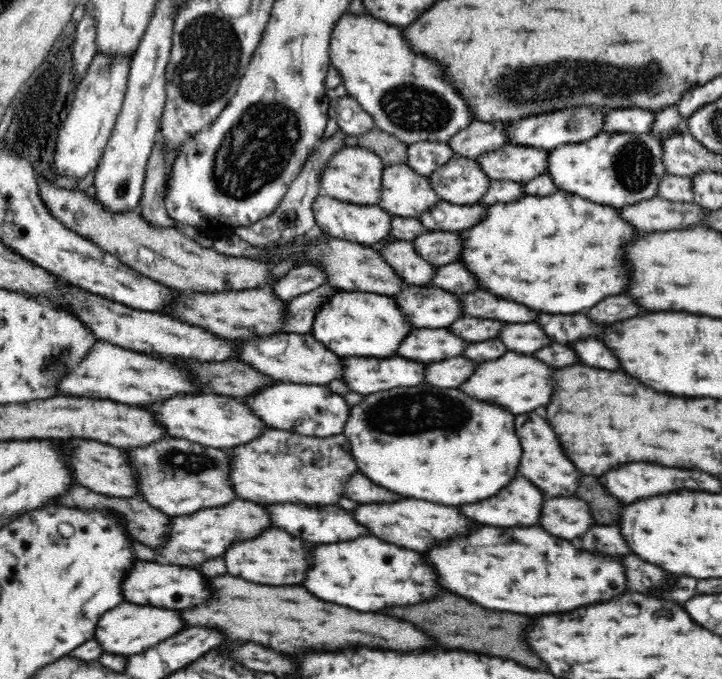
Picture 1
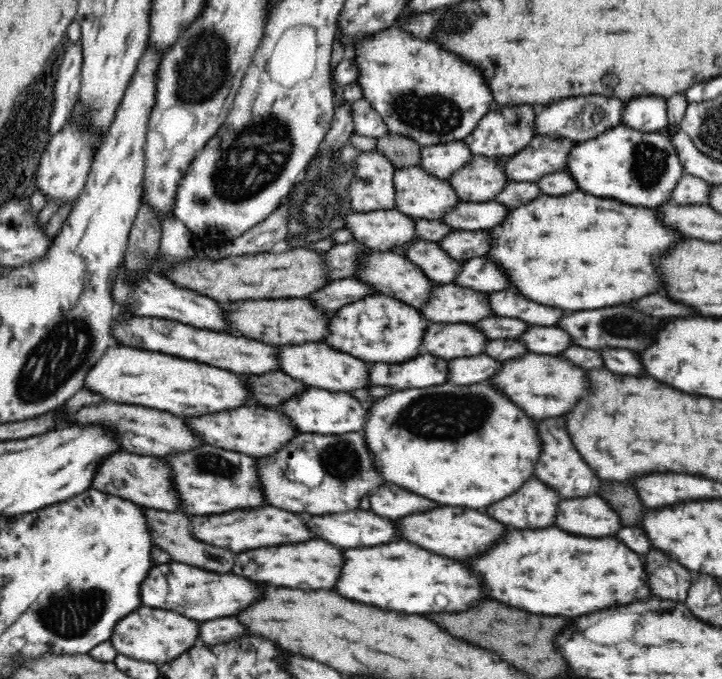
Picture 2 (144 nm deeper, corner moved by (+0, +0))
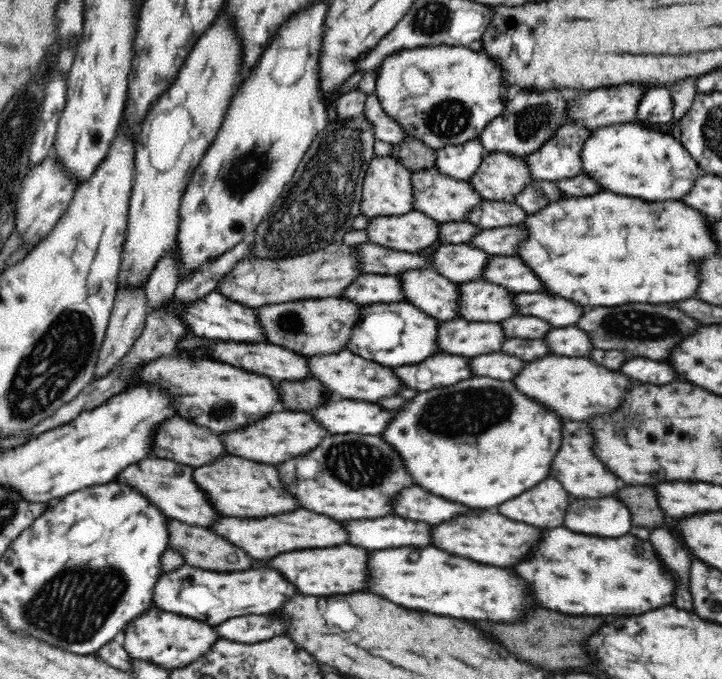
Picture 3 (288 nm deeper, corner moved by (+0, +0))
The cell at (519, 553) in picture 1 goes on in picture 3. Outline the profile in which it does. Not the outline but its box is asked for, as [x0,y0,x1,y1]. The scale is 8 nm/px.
[516,528,676,616]

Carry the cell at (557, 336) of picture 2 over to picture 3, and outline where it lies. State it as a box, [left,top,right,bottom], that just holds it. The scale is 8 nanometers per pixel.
[544,326,596,358]

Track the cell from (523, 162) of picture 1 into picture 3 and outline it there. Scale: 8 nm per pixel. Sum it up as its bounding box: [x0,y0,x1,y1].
[526,122,594,180]

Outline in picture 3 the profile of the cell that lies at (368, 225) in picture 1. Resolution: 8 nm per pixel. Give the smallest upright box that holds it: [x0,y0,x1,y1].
[368,210,442,254]

